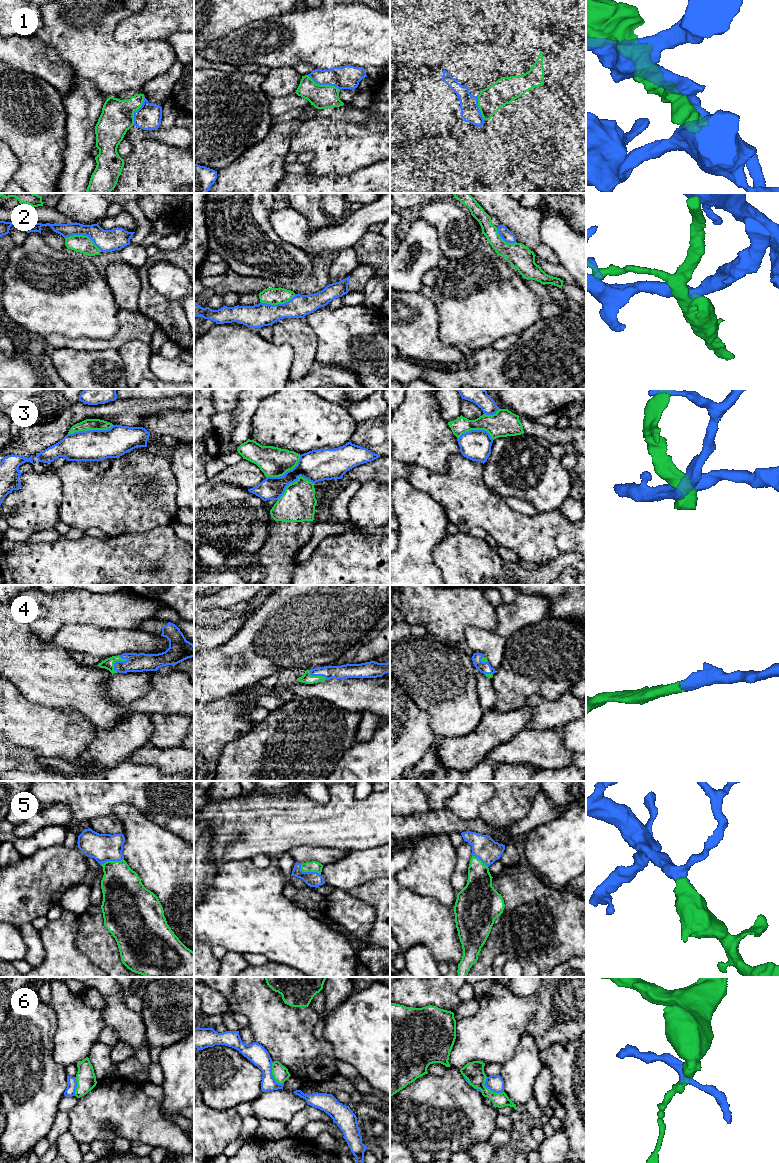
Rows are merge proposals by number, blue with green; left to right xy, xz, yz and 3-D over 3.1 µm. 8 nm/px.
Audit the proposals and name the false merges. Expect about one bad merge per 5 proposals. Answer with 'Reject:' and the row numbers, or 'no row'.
Reject: 1, 2, 3, 6

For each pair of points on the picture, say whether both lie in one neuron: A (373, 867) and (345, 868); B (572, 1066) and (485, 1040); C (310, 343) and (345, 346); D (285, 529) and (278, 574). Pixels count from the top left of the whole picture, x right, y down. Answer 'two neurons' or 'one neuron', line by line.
A: one neuron
B: two neurons
C: two neurons
D: one neuron

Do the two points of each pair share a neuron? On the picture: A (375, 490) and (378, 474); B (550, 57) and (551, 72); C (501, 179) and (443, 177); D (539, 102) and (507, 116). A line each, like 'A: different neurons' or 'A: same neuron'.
A: different neurons
B: same neuron
C: same neuron
D: different neurons

